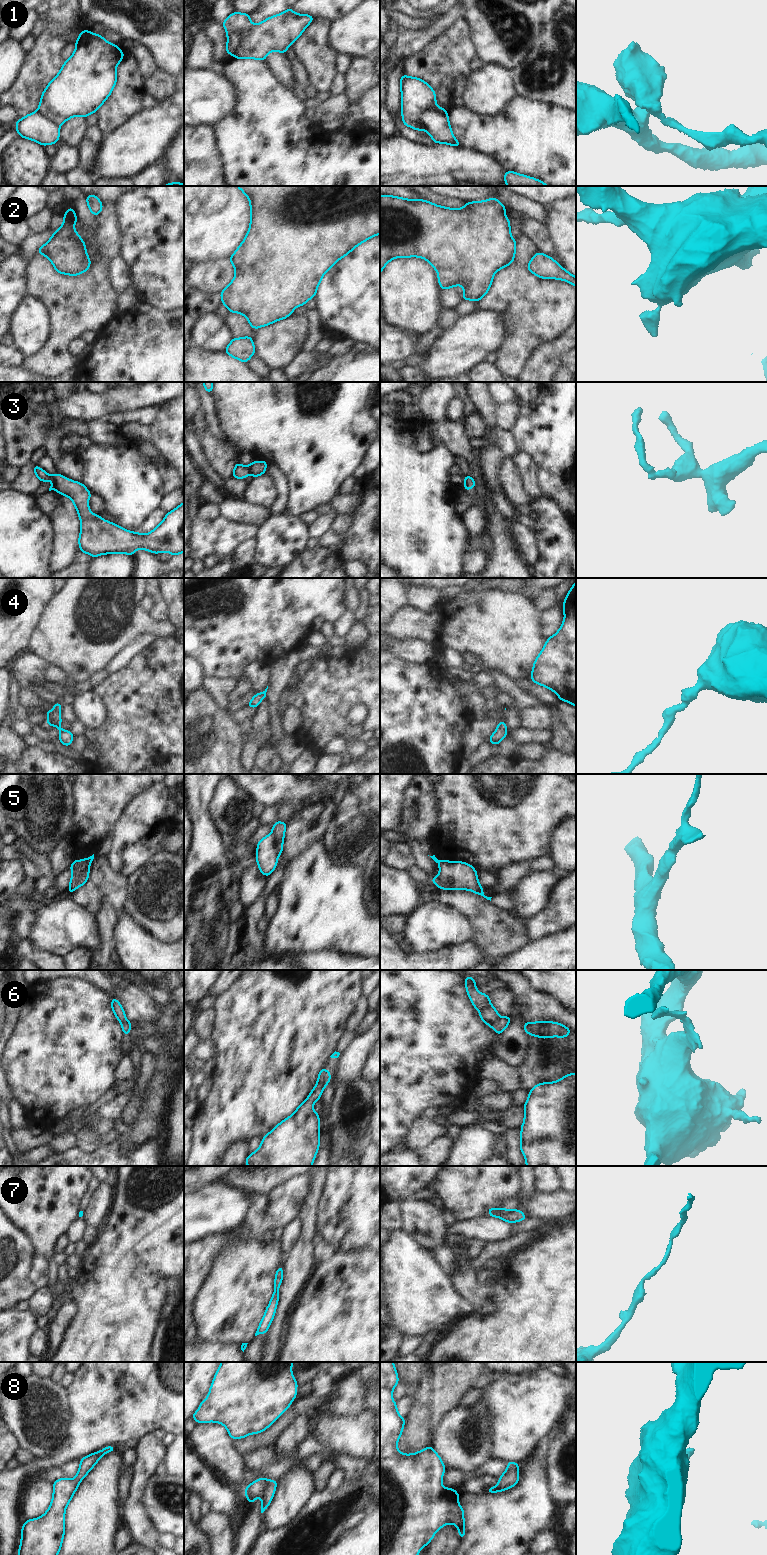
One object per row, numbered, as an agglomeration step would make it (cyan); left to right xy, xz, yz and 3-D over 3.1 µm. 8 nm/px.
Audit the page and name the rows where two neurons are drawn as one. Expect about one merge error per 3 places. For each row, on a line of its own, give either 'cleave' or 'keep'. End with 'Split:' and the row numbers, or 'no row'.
1: cleave
2: keep
3: cleave
4: keep
5: keep
6: keep
7: keep
8: keep
Split: 1, 3

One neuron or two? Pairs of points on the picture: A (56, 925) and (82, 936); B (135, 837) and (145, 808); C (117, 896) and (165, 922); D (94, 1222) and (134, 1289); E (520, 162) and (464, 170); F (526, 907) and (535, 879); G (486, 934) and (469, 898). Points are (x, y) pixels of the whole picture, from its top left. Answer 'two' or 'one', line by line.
A: one
B: one
C: two
D: two
E: two
F: one
G: one

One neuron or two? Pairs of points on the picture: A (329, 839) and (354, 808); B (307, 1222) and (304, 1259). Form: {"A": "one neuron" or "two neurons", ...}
{"A": "one neuron", "B": "one neuron"}

